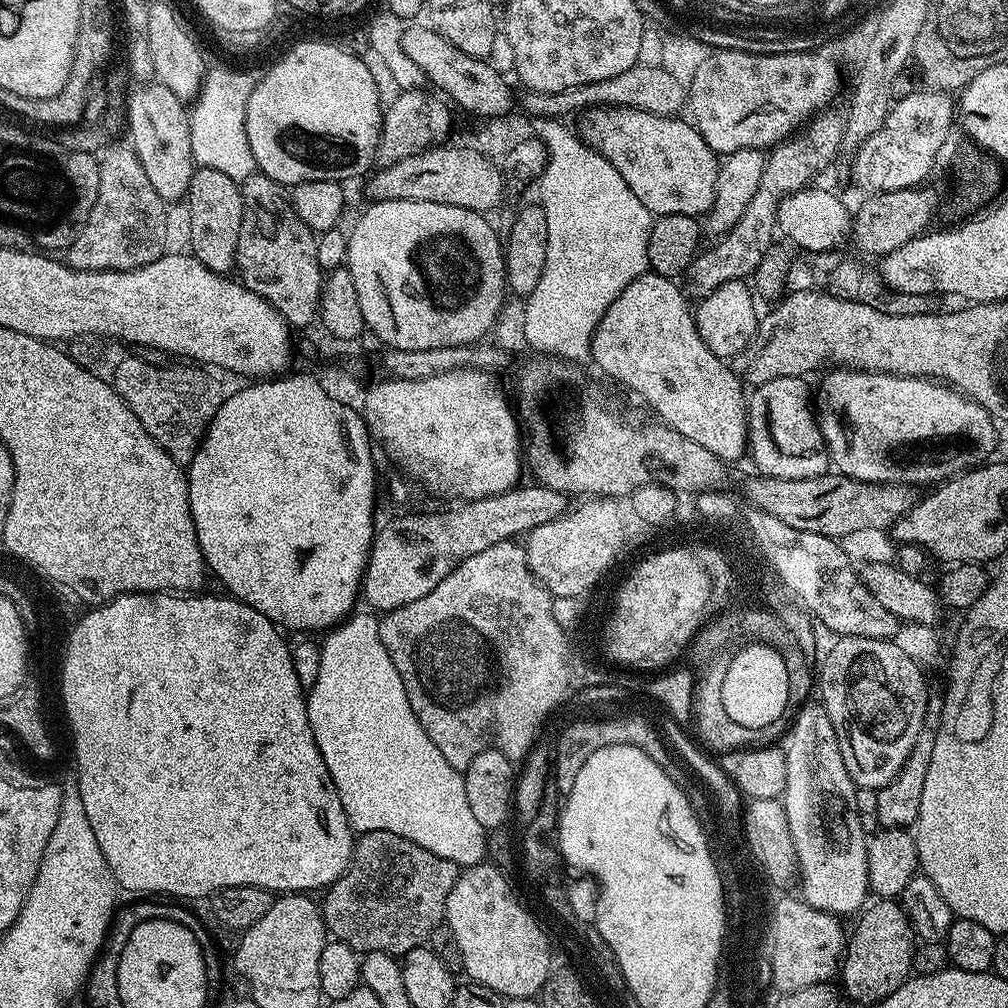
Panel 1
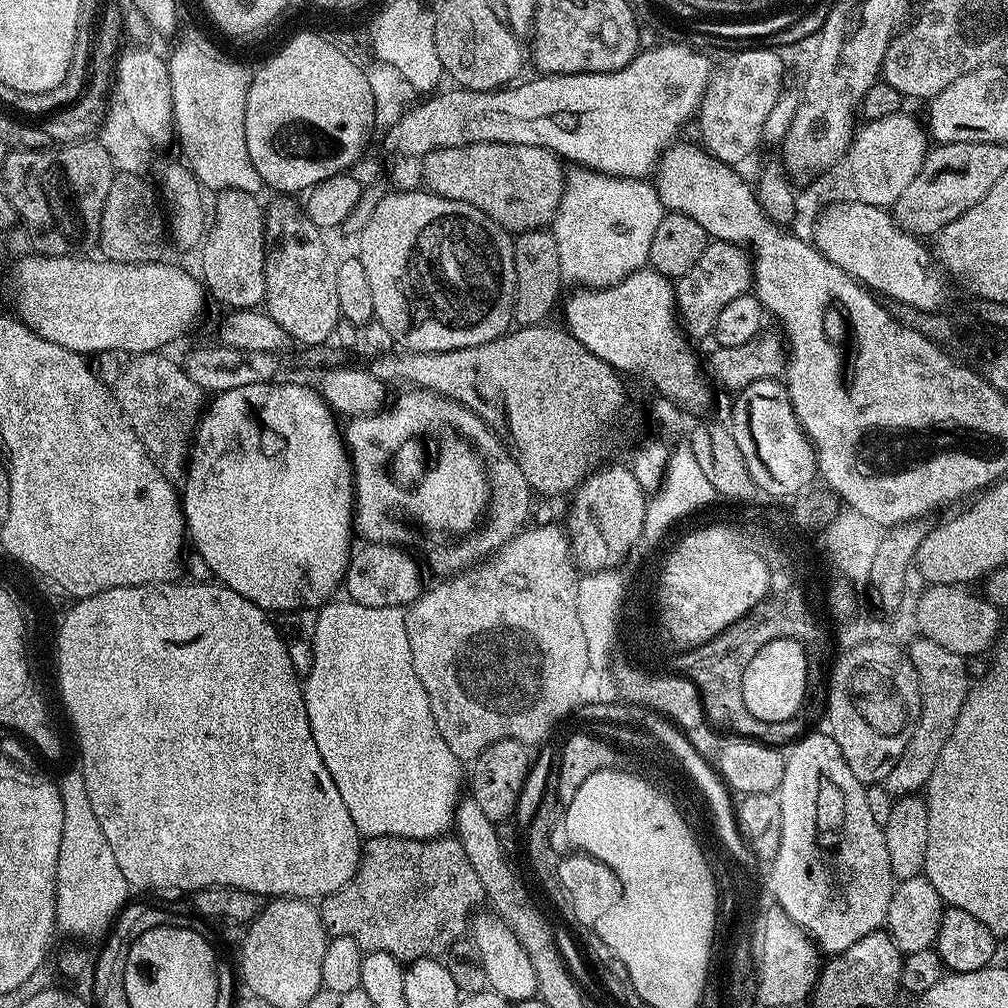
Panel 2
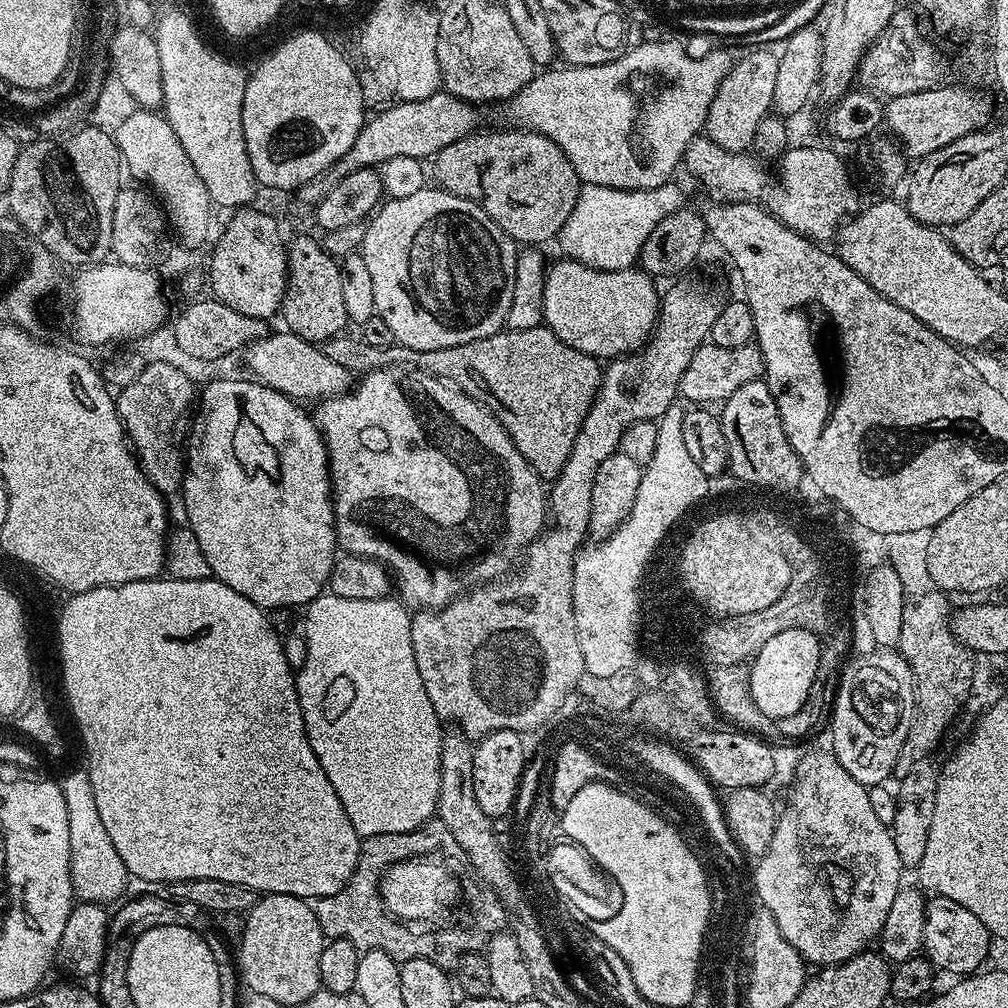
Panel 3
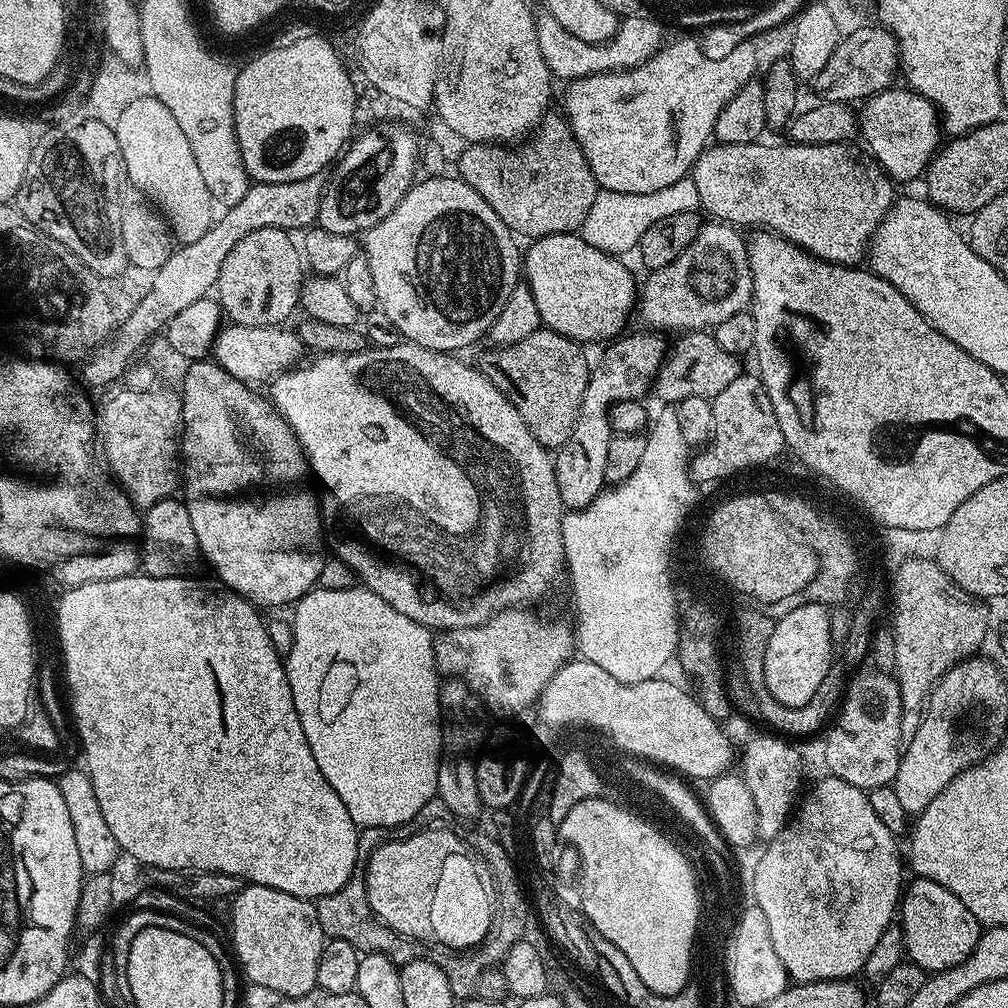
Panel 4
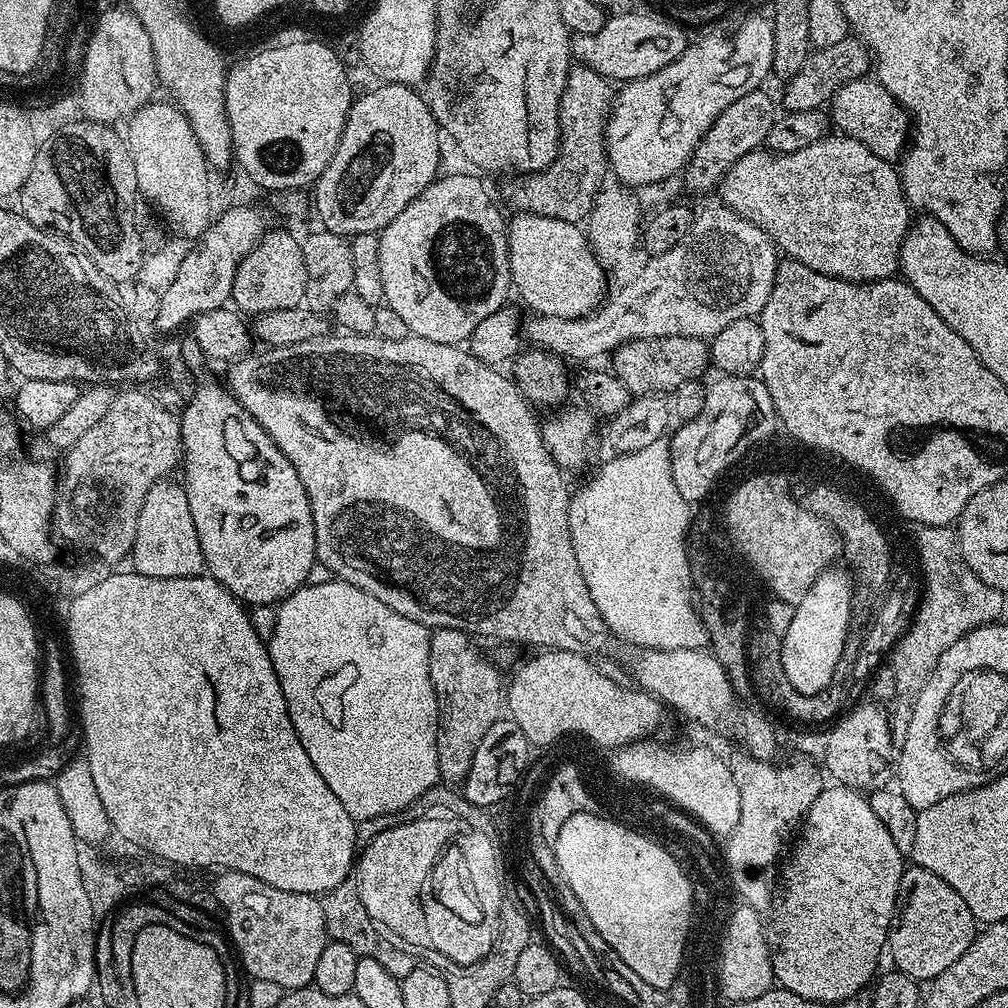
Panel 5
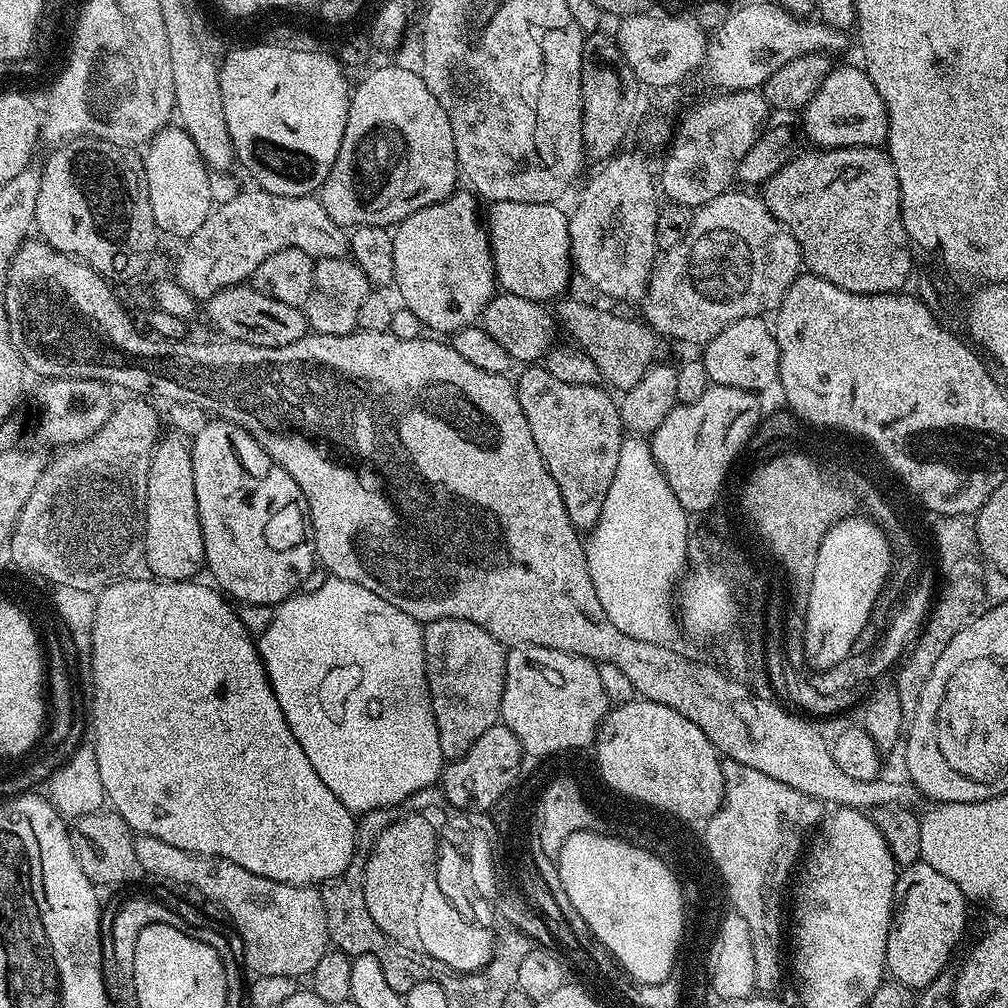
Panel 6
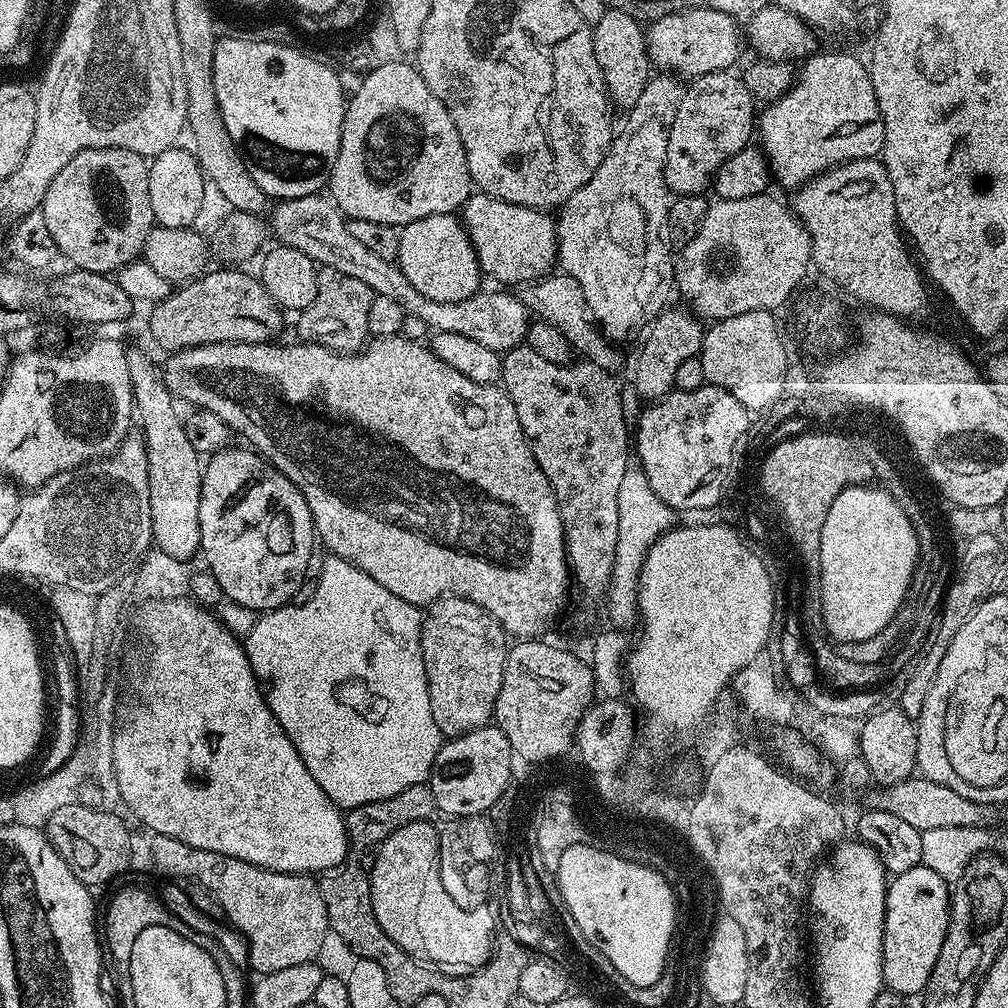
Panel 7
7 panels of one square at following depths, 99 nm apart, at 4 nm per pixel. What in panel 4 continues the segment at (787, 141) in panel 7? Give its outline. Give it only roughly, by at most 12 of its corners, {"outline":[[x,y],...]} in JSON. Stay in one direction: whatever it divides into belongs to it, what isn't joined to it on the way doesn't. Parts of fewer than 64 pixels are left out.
{"outline":[[893,86],[863,101],[858,132],[893,181],[919,181],[942,117]]}

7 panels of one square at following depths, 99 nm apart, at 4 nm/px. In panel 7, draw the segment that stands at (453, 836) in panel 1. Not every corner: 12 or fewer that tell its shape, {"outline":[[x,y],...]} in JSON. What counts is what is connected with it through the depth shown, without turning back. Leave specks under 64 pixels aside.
{"outline":[[333,555],[242,643],[337,808],[432,775],[421,609]]}

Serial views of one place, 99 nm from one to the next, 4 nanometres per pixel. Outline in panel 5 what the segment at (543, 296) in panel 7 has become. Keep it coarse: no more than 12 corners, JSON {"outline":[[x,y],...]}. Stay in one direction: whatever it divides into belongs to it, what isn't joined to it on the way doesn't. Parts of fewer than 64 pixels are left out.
{"outline":[[693,336],[628,340],[611,371],[633,397],[672,394],[710,368]]}

